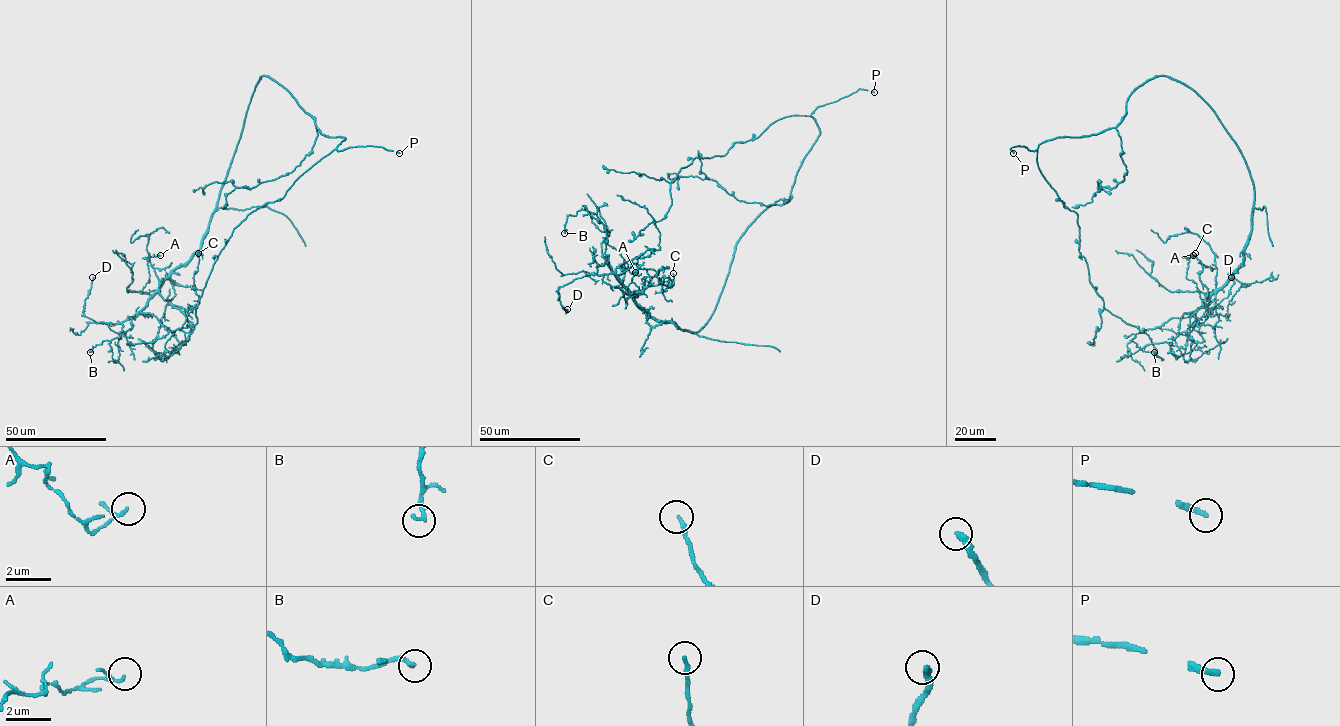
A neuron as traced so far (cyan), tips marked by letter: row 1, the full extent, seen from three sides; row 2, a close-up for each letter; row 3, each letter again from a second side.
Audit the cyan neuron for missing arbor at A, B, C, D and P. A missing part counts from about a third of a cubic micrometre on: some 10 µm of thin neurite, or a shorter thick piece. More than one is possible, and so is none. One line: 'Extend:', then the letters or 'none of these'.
Extend: P

